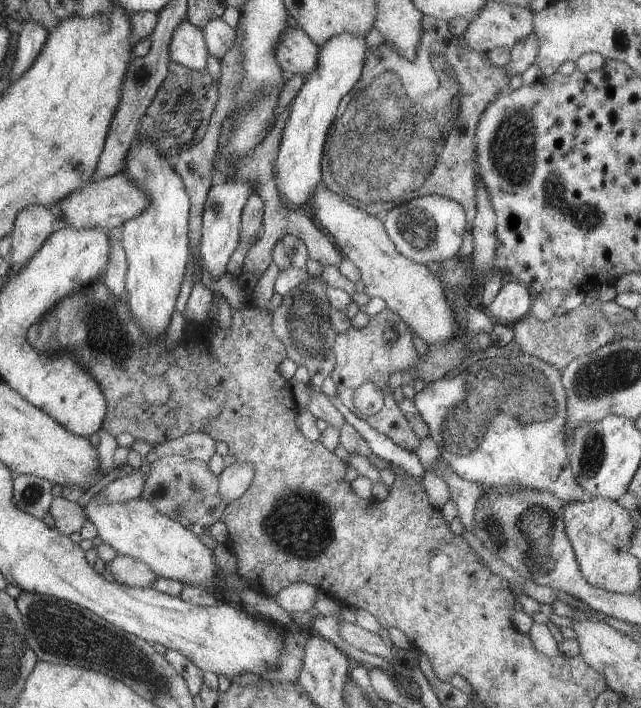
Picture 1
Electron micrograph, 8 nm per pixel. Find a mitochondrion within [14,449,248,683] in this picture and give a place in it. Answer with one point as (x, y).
(54, 628)

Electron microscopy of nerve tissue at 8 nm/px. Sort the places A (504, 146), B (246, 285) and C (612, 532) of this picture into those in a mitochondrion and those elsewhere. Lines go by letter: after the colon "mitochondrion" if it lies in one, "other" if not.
A: mitochondrion
B: other
C: other

